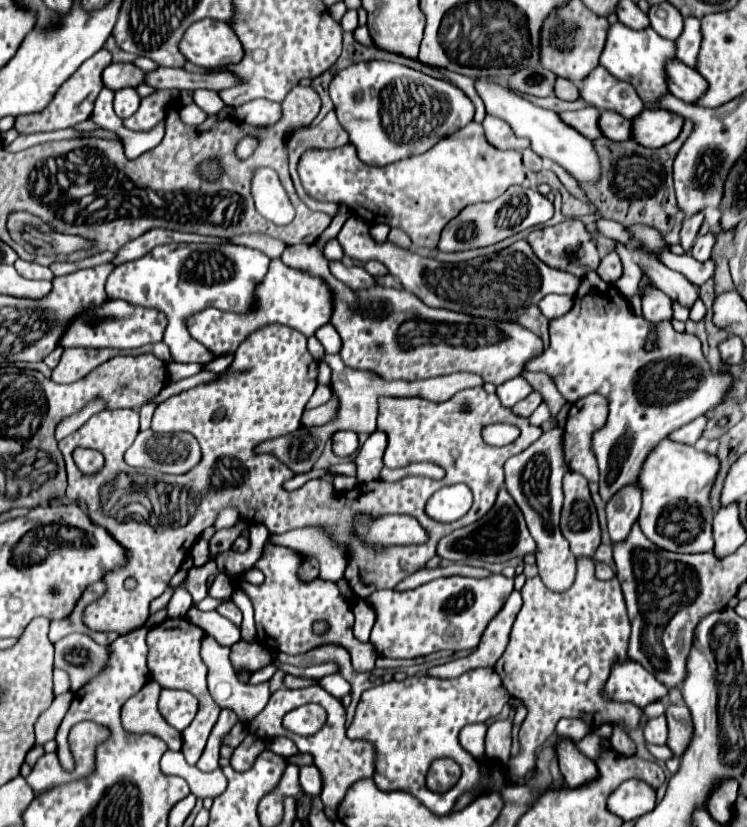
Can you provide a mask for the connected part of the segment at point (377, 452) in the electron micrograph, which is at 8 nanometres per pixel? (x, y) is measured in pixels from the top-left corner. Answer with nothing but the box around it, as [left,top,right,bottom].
[353,430,387,484]

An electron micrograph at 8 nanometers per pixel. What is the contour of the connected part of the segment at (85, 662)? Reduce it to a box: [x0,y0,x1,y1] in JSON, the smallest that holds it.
[55,634,107,690]

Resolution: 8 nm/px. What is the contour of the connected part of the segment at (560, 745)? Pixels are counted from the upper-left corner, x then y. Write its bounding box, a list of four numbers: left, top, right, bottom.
[555,738,597,788]

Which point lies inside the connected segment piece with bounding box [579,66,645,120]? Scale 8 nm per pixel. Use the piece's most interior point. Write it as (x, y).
(600, 89)

